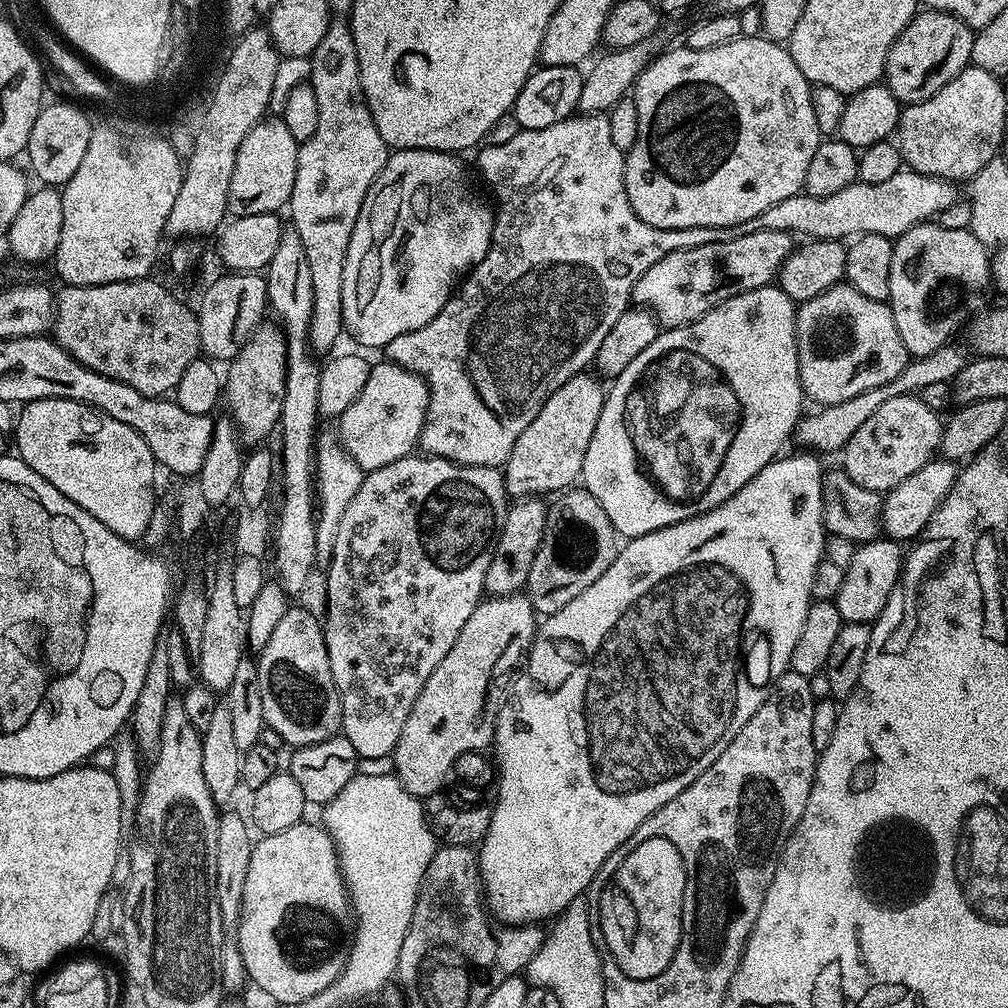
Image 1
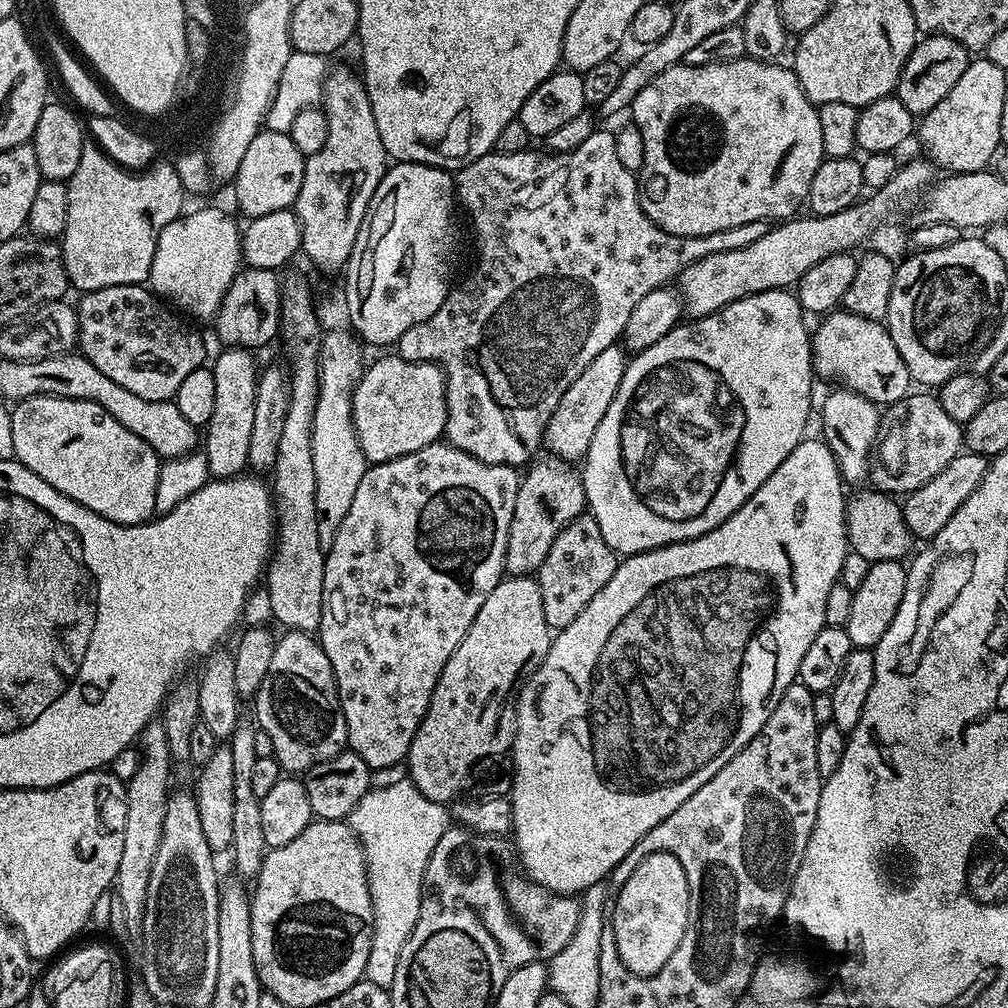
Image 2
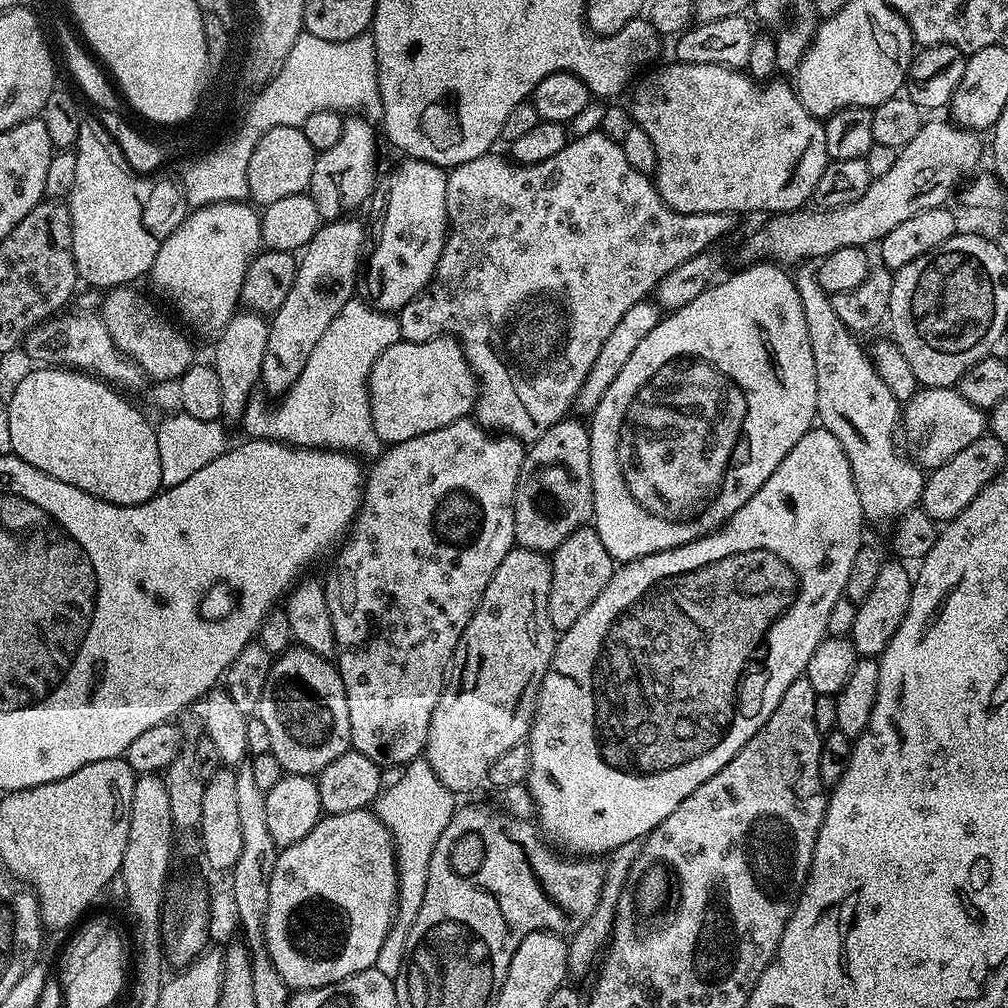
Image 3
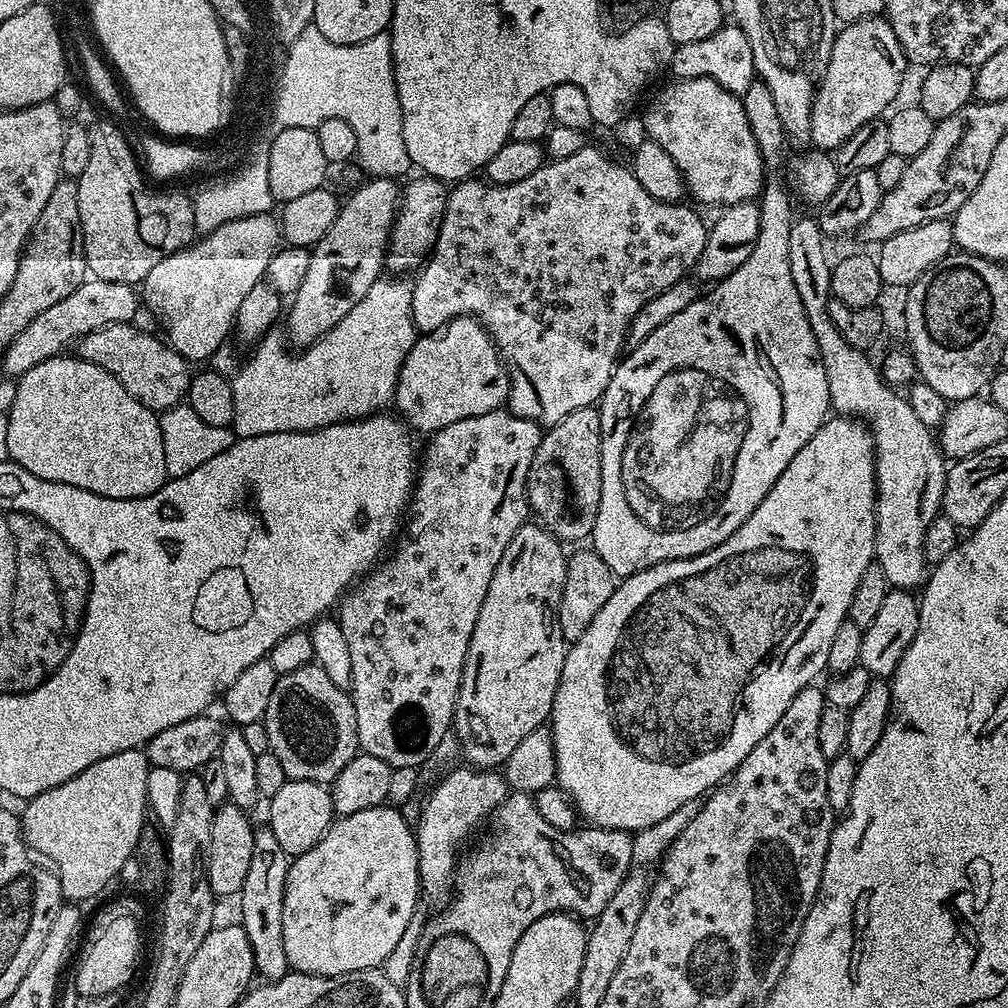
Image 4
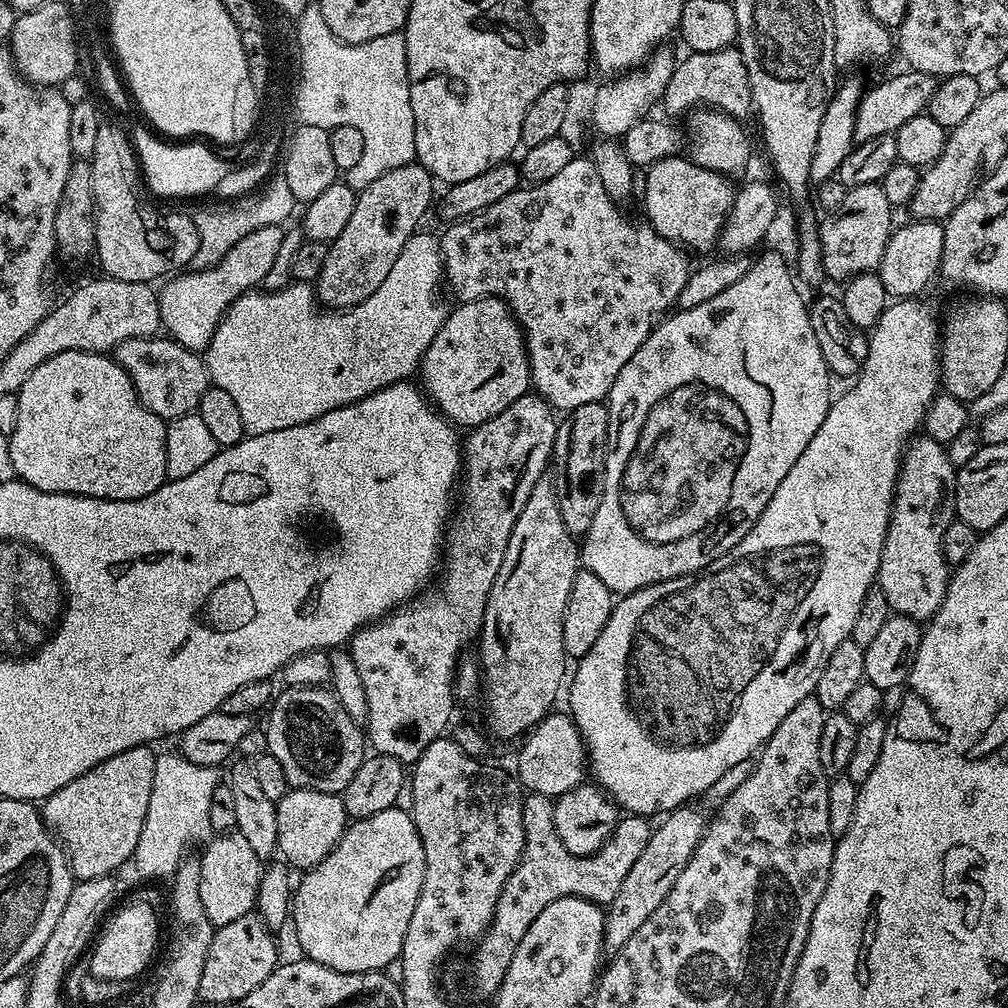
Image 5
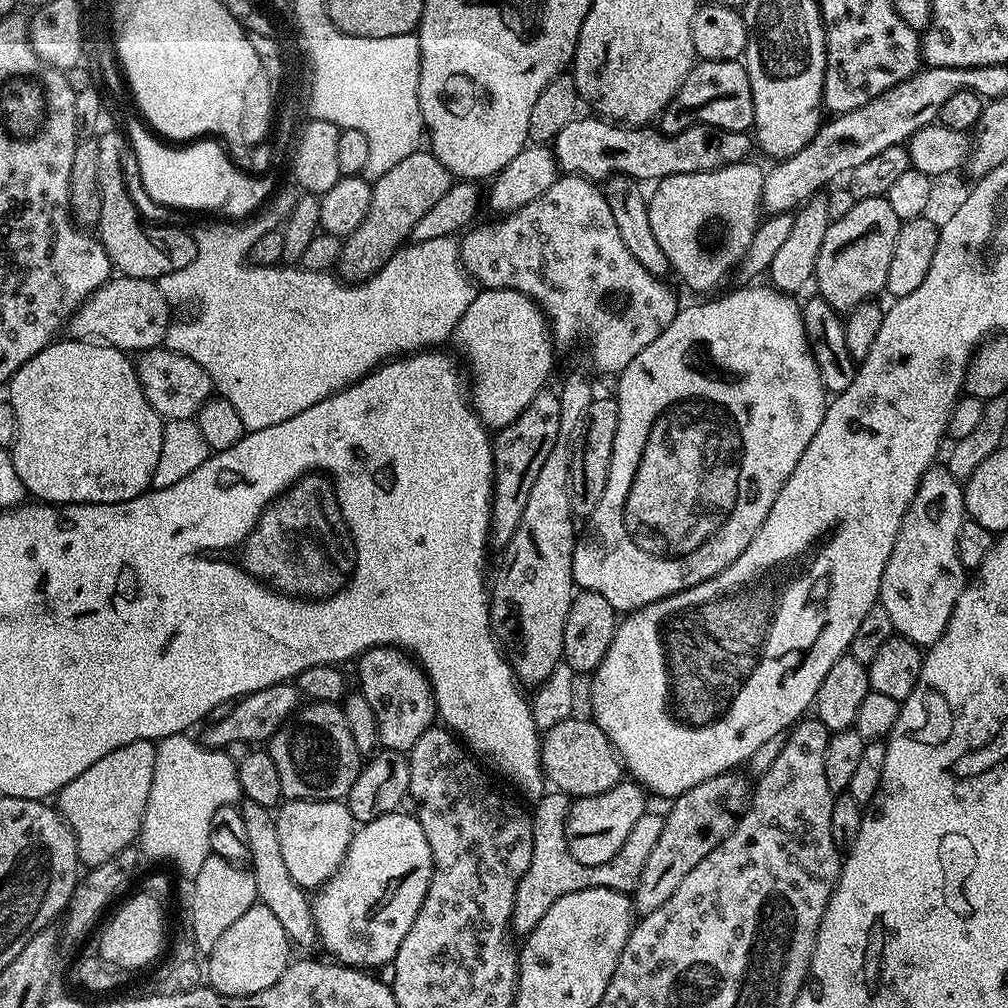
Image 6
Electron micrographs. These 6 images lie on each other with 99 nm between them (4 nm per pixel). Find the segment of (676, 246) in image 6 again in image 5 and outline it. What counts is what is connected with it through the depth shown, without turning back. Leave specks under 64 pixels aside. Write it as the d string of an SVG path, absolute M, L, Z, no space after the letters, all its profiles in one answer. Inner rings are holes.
M684 154L667 156L648 165L643 176L647 223L660 236L693 253L708 252L714 248L736 198L737 189L732 188L733 181L720 172L698 166Z

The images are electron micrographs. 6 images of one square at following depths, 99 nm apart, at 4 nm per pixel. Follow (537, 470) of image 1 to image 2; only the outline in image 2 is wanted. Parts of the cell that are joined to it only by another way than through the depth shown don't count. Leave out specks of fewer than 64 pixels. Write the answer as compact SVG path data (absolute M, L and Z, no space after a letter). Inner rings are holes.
M619 343L606 346L606 350L602 350L602 354L598 354L598 358L594 358L578 378L574 378L566 394L562 394L562 402L558 402L554 414L550 414L543 438L543 443L547 447L549 444L552 447L549 449L561 460L583 461L594 438L594 430L598 430L598 422L602 422L614 394L618 394L618 386L622 386L622 374L628 368L629 359L629 353Z

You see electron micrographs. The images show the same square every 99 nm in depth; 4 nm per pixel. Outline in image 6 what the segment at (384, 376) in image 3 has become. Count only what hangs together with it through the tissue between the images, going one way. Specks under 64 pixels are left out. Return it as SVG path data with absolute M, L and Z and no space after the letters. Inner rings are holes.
M484 288L477 291L466 314L458 322L454 333L454 344L468 355L470 372L470 395L472 407L476 409L485 428L499 430L510 426L534 402L539 392L545 391L548 375L552 372L552 329L544 319L544 312L526 294L509 288Z

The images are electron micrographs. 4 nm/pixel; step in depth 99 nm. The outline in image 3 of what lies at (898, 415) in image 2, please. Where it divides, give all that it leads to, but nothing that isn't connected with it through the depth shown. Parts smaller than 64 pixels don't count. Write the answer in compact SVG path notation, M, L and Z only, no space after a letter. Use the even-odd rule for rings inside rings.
M921 387L902 408L902 440L908 443L911 459L931 470L950 462L954 454L966 450L986 432L985 409L976 408L955 387Z

